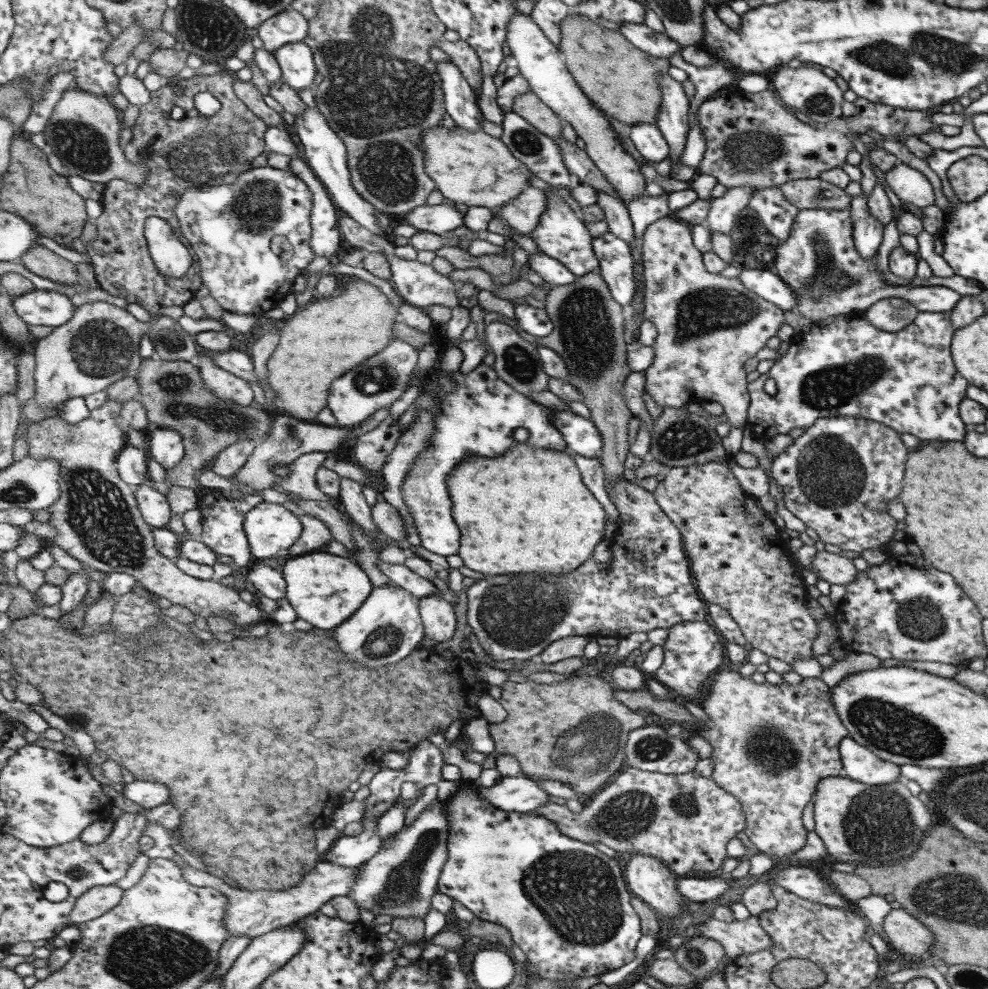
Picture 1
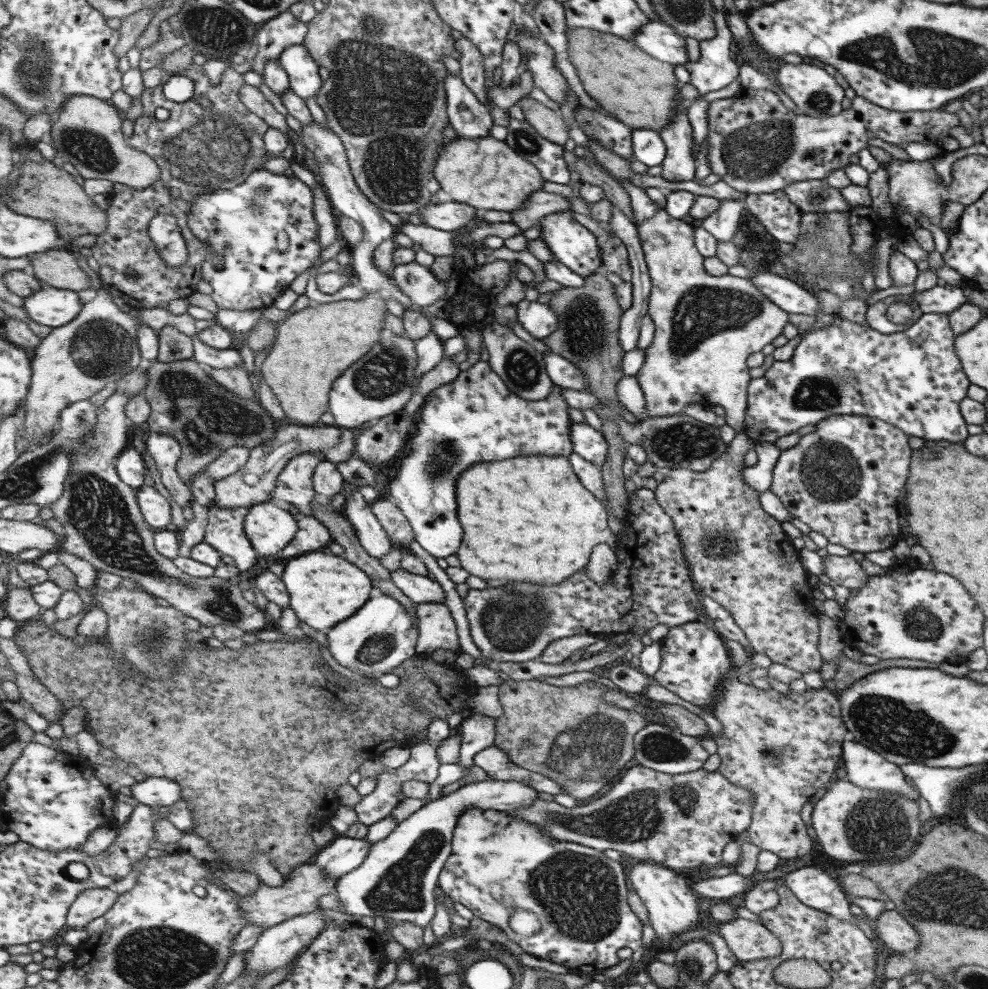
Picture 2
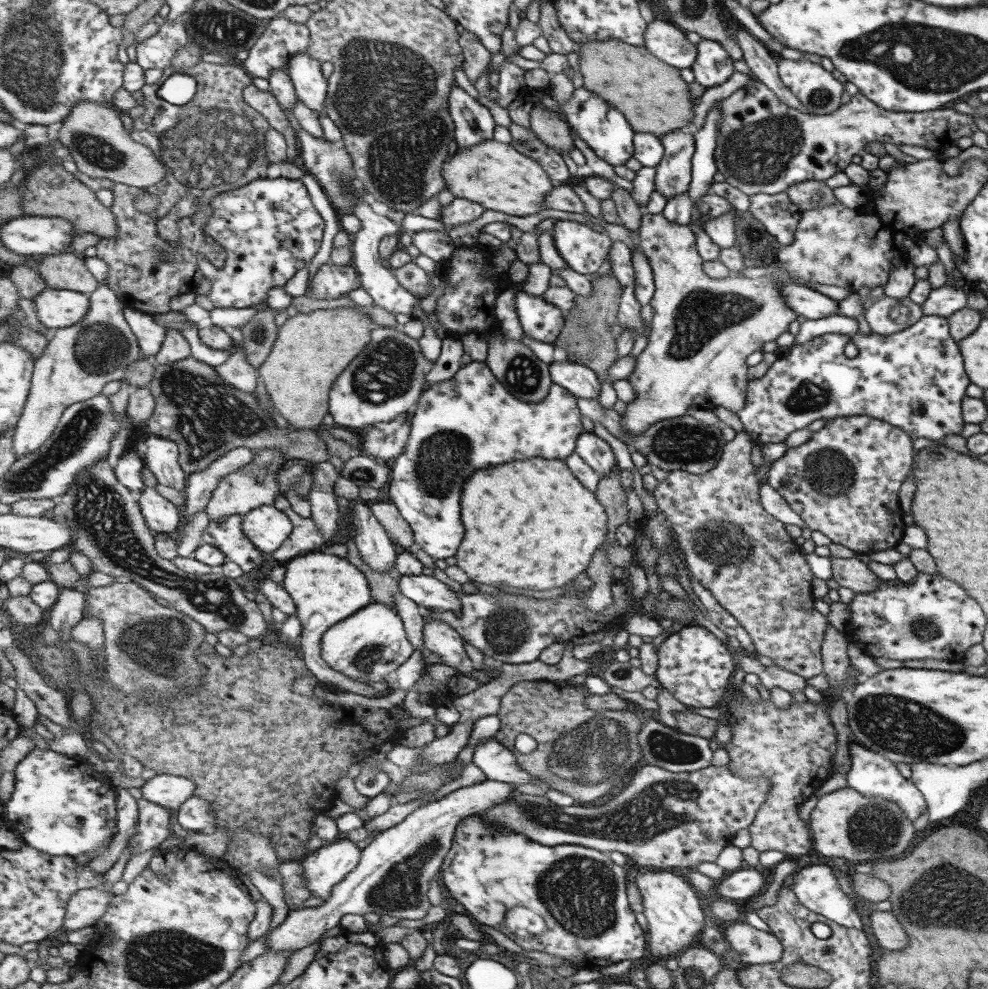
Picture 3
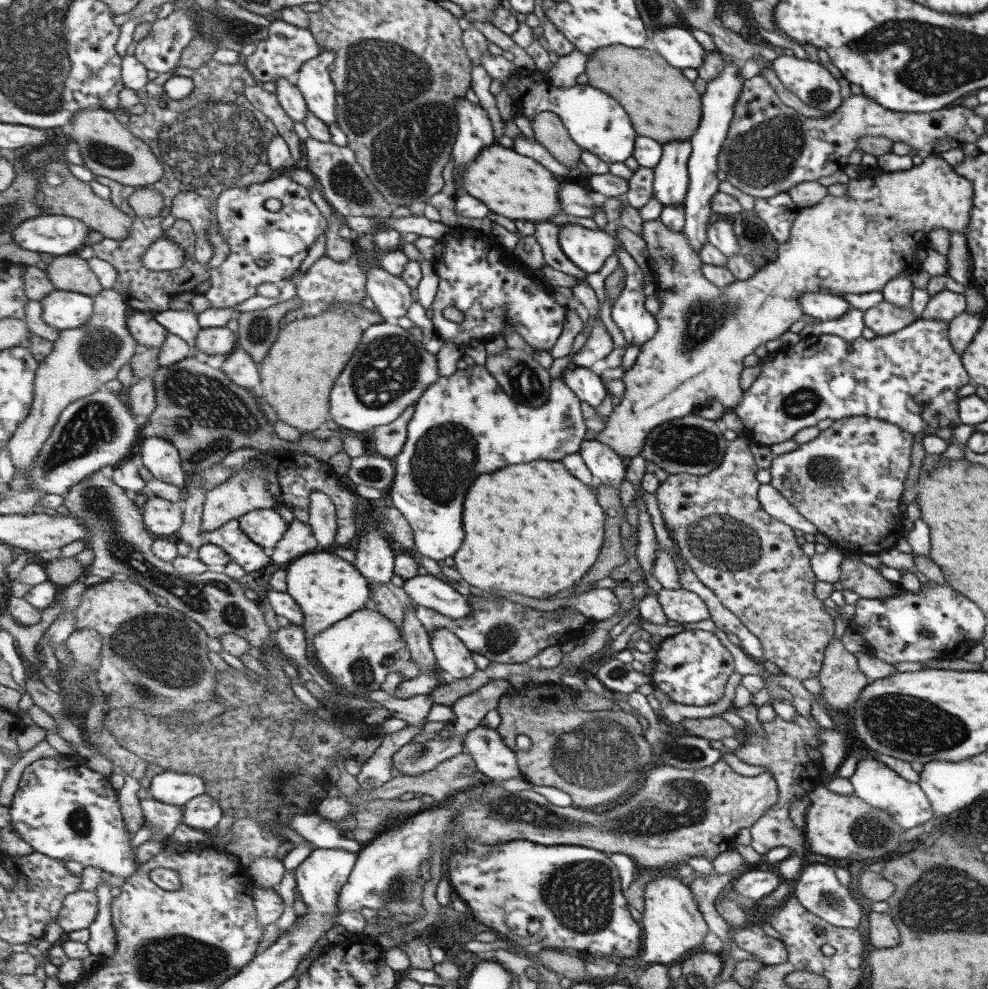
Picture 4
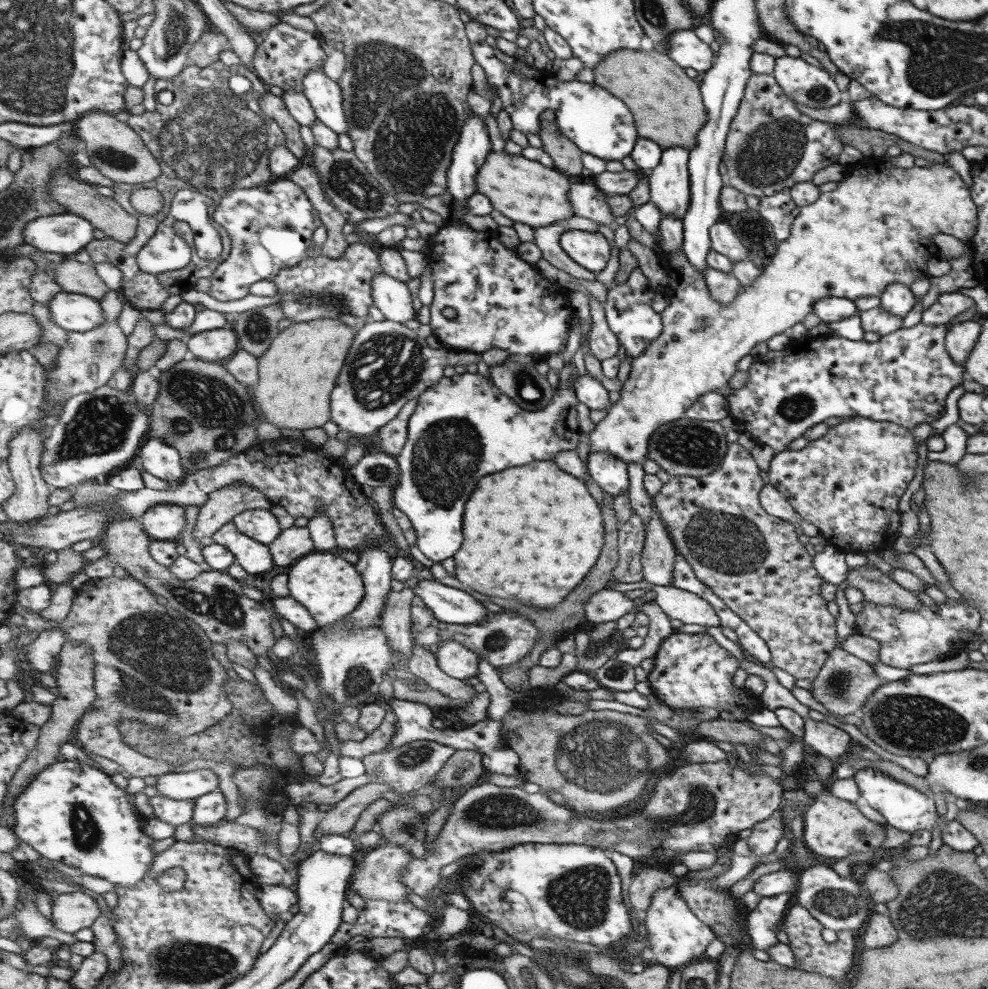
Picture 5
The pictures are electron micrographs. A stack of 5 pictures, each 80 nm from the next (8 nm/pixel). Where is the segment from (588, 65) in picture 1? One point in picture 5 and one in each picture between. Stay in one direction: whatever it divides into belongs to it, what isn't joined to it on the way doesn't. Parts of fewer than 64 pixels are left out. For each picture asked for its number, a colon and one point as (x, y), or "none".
2: (639, 90)
3: (650, 94)
4: (661, 104)
5: (667, 106)

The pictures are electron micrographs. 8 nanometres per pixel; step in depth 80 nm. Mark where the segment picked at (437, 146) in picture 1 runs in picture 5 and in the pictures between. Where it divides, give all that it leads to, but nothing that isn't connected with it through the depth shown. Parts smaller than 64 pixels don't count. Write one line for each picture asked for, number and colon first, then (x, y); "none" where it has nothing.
2: (486, 173)
3: (494, 174)
4: (515, 186)
5: (523, 190)

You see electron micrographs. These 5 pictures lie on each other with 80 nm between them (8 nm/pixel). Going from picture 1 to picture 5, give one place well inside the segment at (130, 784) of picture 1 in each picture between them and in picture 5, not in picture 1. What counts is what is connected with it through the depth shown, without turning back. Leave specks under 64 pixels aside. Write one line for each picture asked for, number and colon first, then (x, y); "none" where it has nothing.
2: (158, 792)
3: (171, 791)
4: (169, 787)
5: (186, 785)

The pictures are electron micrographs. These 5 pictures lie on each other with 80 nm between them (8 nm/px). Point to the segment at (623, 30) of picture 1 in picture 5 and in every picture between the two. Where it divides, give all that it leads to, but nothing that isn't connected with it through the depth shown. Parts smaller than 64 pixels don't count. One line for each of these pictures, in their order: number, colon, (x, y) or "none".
2: (656, 39)
3: (663, 40)
4: (675, 44)
5: (683, 47)

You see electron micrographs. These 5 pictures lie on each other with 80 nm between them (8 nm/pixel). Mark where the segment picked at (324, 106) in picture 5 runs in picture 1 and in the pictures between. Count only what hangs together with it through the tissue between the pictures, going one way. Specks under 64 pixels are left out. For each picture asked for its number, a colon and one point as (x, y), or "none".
1: (297, 61)
2: (303, 70)
3: (312, 87)
4: (315, 81)

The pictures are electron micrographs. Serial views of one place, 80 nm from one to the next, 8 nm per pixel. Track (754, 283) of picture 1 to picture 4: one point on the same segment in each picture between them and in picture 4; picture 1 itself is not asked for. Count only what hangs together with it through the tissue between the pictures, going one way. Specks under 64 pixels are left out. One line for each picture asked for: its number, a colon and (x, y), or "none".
2: (787, 295)
3: (804, 301)
4: (823, 307)

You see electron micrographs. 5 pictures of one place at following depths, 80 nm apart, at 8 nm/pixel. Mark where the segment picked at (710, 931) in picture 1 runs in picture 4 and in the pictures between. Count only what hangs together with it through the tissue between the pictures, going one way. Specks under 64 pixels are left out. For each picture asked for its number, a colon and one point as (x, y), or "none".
2: (747, 940)
3: (754, 947)
4: (767, 950)

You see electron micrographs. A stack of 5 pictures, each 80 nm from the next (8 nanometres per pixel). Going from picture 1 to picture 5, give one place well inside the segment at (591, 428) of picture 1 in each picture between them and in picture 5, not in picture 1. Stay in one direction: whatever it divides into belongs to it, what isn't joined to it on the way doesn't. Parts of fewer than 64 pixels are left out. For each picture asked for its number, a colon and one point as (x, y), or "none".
2: (587, 442)
3: (594, 451)
4: (603, 462)
5: (609, 472)

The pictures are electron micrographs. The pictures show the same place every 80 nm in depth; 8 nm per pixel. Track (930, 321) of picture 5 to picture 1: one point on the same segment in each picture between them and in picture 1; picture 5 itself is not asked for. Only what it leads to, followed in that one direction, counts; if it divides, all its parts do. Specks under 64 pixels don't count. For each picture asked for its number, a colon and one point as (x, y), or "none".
1: (818, 261)
2: (943, 300)
3: (944, 301)
4: (945, 305)

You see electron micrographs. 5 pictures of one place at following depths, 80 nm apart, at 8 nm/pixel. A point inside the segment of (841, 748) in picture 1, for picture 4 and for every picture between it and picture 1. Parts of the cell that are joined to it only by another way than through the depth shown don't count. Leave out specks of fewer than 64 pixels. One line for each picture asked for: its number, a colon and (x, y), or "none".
2: (863, 768)
3: (871, 775)
4: (872, 781)

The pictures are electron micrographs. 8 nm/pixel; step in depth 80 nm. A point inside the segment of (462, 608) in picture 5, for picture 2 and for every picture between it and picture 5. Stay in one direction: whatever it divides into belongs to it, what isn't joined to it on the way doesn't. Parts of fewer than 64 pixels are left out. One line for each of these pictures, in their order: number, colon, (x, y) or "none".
2: (419, 589)
3: (426, 591)
4: (427, 590)

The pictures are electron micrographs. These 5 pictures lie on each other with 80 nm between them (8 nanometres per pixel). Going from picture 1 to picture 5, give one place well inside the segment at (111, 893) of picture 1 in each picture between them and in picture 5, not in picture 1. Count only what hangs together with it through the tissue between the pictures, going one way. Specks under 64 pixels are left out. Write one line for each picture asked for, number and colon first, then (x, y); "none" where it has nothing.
2: (93, 903)
3: (87, 906)
4: (81, 908)
5: (71, 912)

